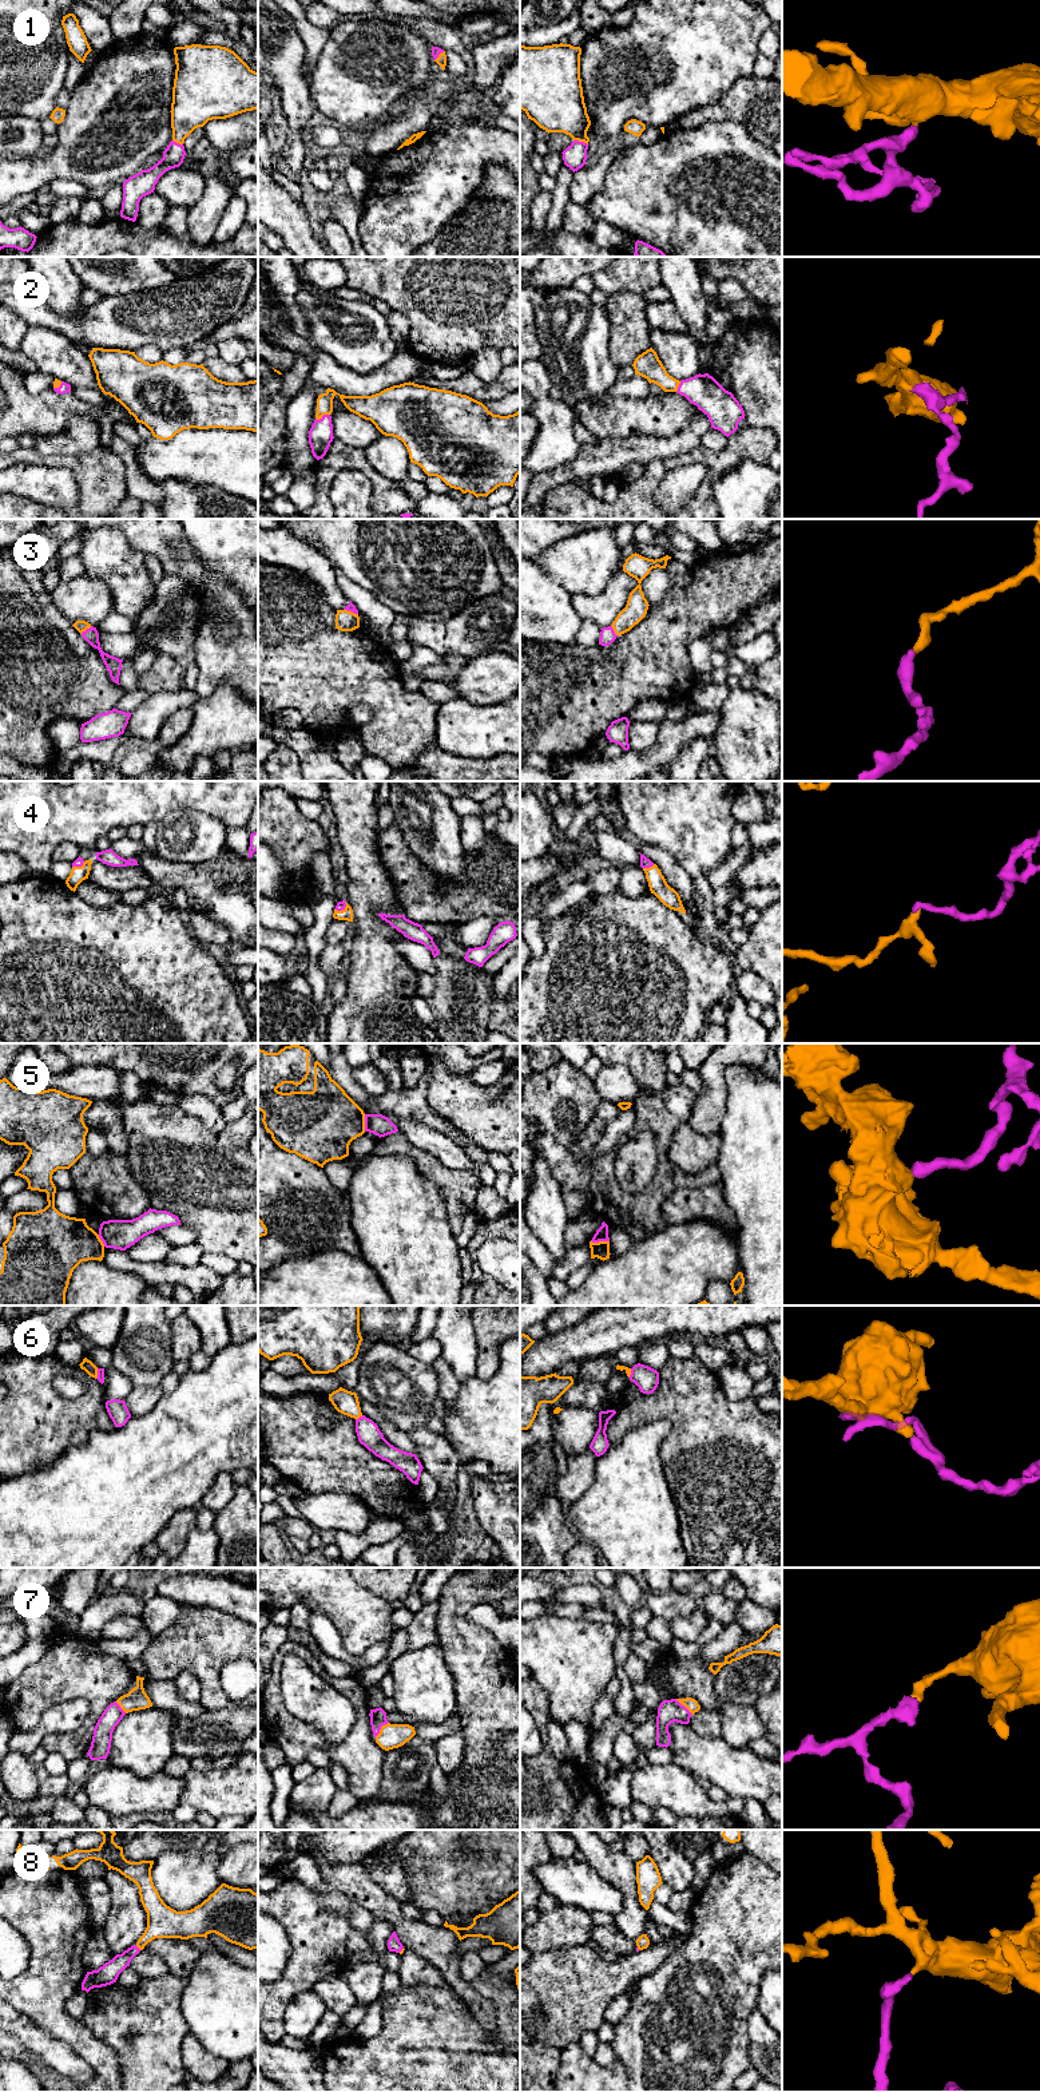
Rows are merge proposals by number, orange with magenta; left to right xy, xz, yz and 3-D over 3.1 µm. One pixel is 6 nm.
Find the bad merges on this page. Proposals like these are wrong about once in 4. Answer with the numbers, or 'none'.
5, 6

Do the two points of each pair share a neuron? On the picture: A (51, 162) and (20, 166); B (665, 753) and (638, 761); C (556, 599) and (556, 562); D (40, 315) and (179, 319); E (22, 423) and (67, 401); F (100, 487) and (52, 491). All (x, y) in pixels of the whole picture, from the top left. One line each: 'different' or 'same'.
A: same
B: same
C: different
D: same
E: same
F: different

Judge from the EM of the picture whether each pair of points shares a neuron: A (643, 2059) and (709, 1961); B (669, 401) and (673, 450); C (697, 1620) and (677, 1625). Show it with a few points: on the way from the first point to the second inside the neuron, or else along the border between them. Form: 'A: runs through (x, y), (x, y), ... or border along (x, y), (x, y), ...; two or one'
A: runs through (667, 2035), (695, 2007), (709, 1985); one
B: border along (694, 413), (673, 435), (639, 435); two
C: runs through (691, 1625), (682, 1625); one

